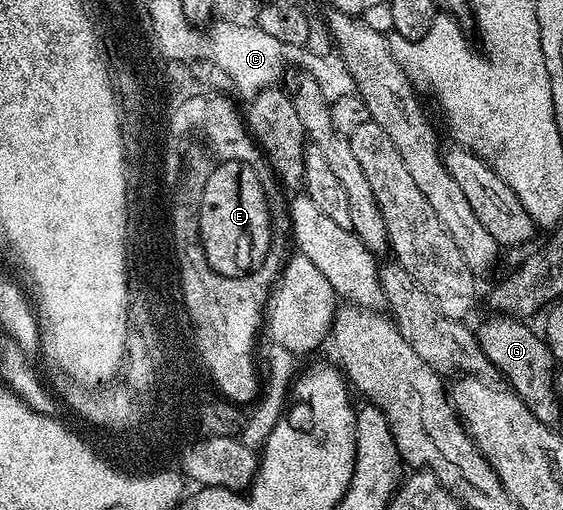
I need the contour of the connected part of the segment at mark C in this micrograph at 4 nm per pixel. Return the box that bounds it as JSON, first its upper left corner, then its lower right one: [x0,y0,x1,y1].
[207,19,286,95]

